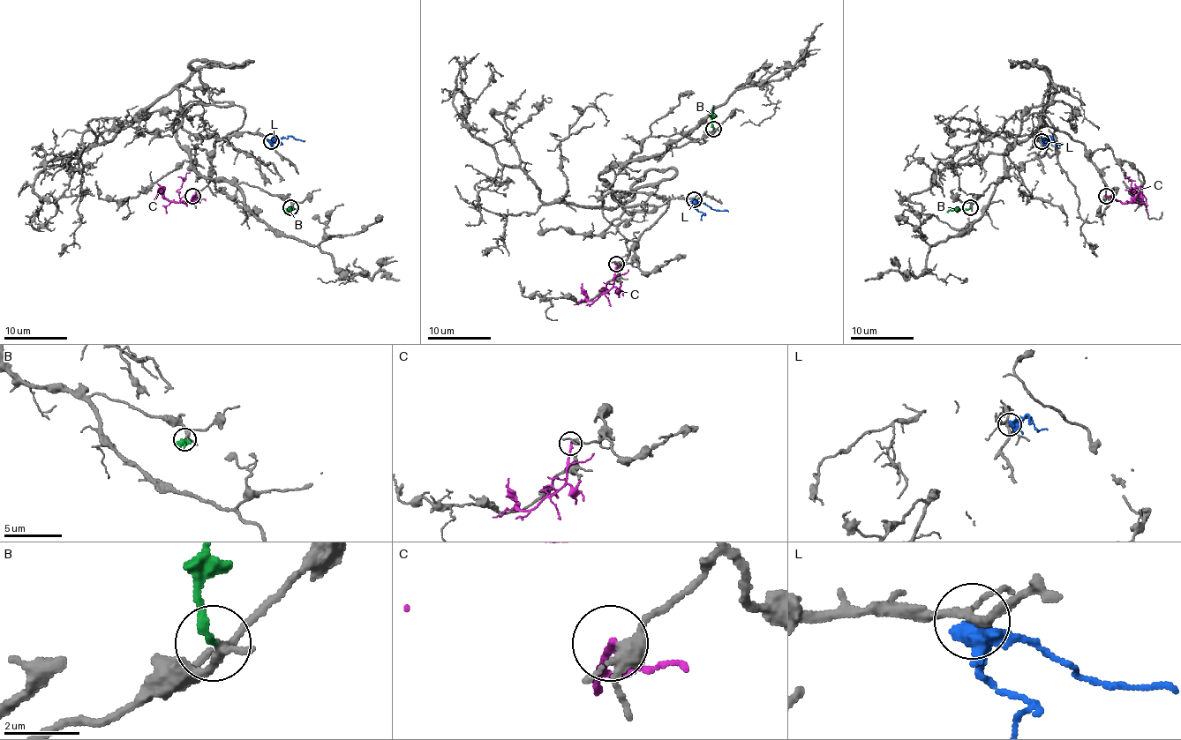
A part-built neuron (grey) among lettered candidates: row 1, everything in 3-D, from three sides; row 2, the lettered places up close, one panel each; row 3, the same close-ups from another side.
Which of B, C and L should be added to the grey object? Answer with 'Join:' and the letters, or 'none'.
Join: B

